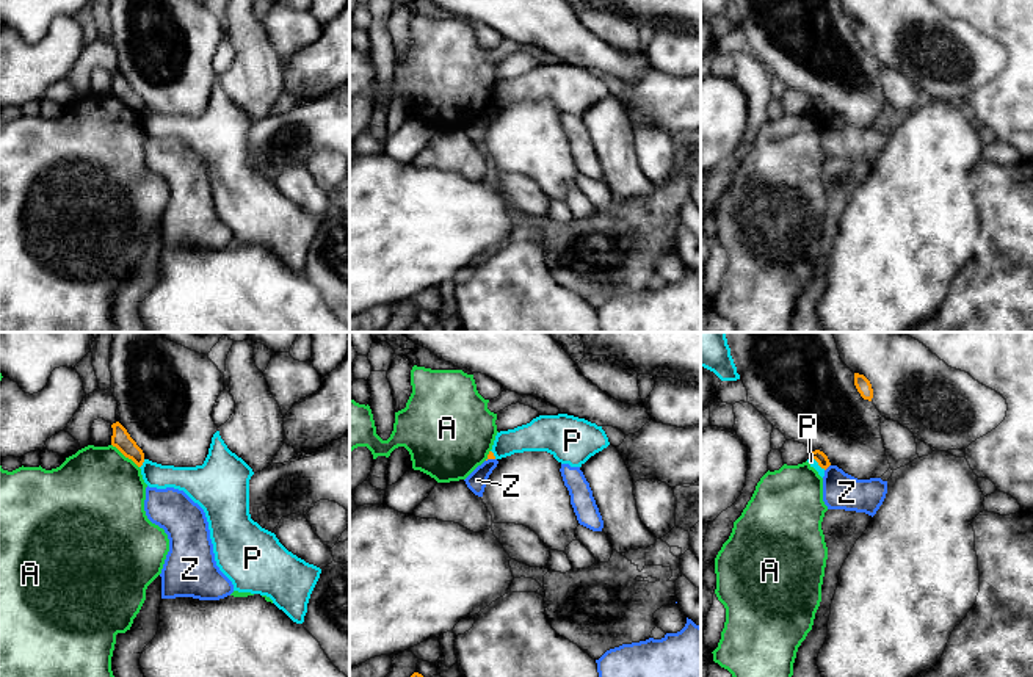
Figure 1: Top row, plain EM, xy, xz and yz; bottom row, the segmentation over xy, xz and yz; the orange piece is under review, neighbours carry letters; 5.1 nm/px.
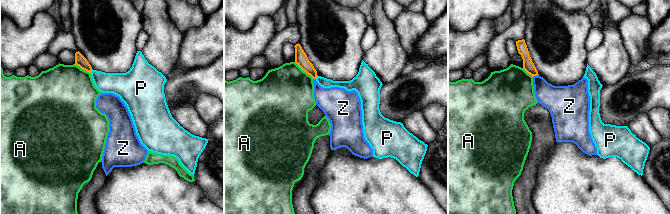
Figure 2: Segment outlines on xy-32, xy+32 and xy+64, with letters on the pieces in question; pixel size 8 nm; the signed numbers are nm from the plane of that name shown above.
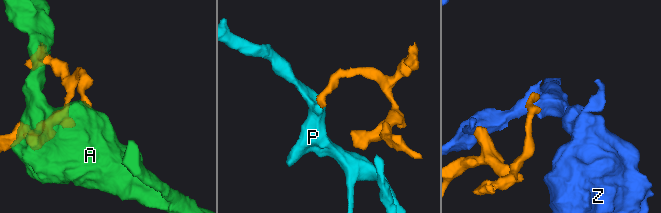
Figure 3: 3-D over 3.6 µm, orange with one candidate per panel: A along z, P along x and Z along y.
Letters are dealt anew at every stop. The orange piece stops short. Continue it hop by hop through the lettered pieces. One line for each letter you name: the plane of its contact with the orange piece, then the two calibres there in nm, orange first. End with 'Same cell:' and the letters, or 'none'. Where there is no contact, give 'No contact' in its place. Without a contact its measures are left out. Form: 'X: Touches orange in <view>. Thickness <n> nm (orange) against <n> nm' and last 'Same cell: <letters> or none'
Same cell: none

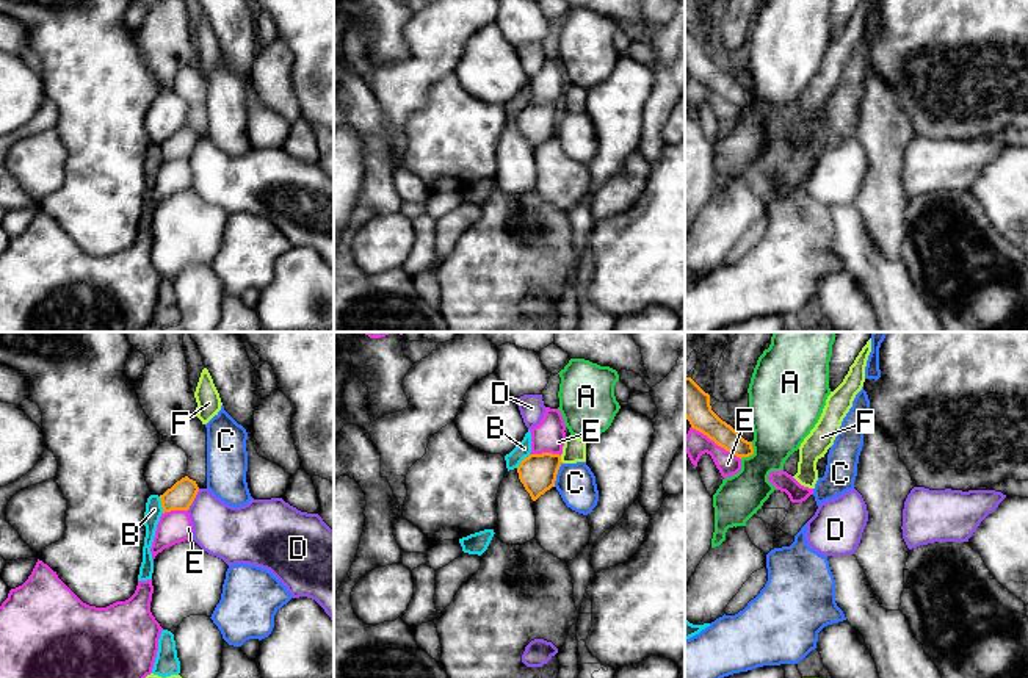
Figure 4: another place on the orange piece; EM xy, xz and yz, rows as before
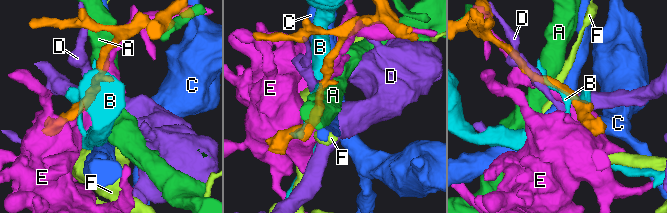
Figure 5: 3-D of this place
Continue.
Same cell: none

